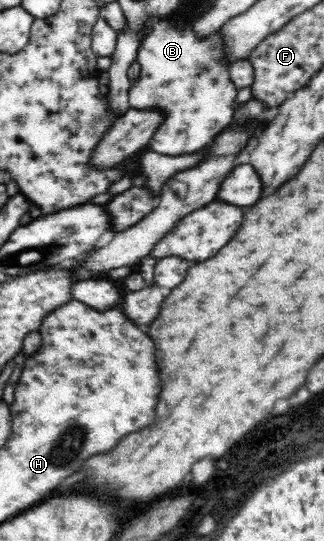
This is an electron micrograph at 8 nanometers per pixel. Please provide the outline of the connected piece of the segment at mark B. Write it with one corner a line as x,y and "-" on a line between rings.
171,20
154,22
152,32
140,44
137,60
141,67
138,81
131,83
129,103
135,109
160,109
162,124
152,136
150,149
164,156
180,156
202,151
206,145
211,145
214,138
232,123
235,98
238,89
230,79
229,68
226,67
225,52
223,52
222,35
220,31
198,39
192,29
182,31

